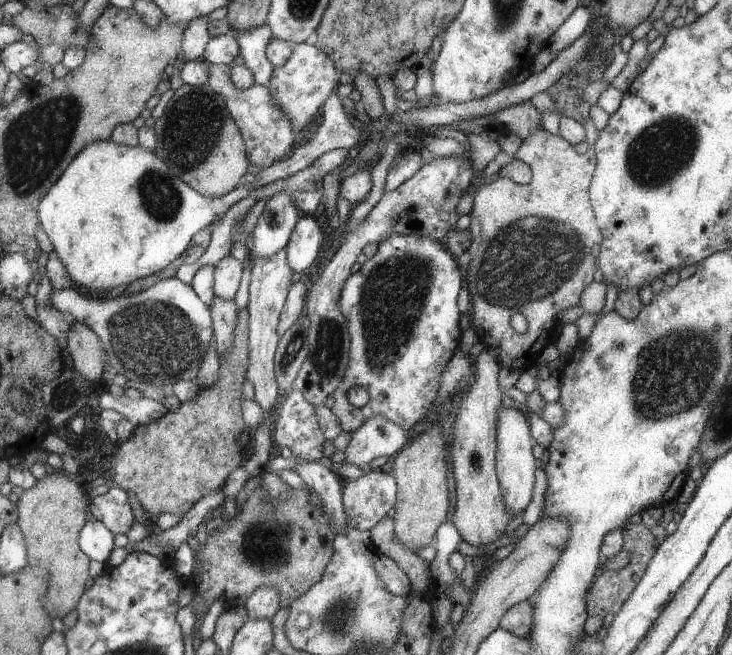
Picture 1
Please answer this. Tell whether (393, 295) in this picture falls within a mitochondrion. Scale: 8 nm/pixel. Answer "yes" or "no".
yes

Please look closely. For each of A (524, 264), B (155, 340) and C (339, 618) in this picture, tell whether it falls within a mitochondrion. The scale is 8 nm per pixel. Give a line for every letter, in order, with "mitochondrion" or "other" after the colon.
A: mitochondrion
B: mitochondrion
C: mitochondrion

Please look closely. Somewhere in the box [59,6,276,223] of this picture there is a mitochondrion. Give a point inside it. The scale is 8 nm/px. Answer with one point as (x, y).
(192, 130)

